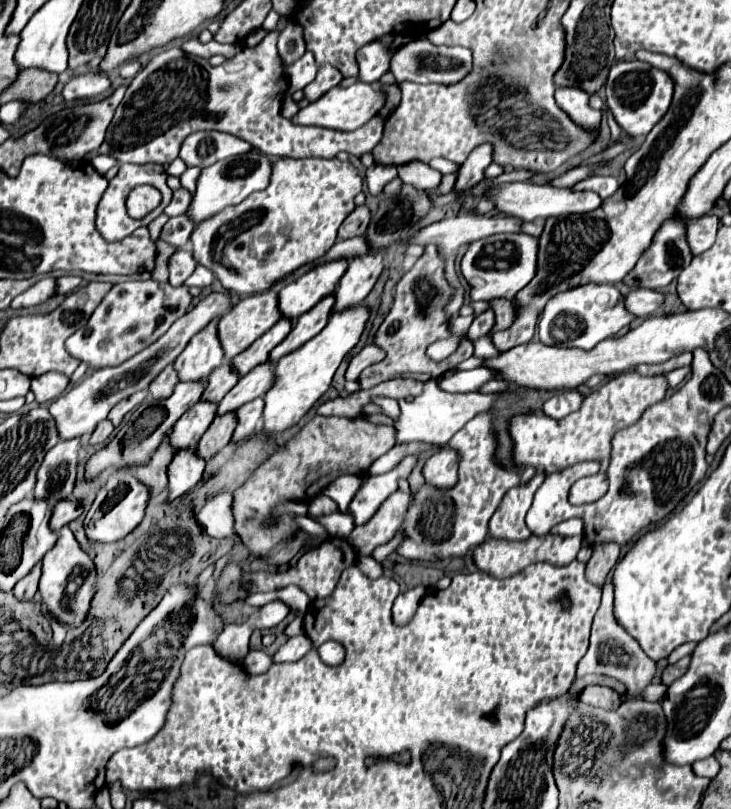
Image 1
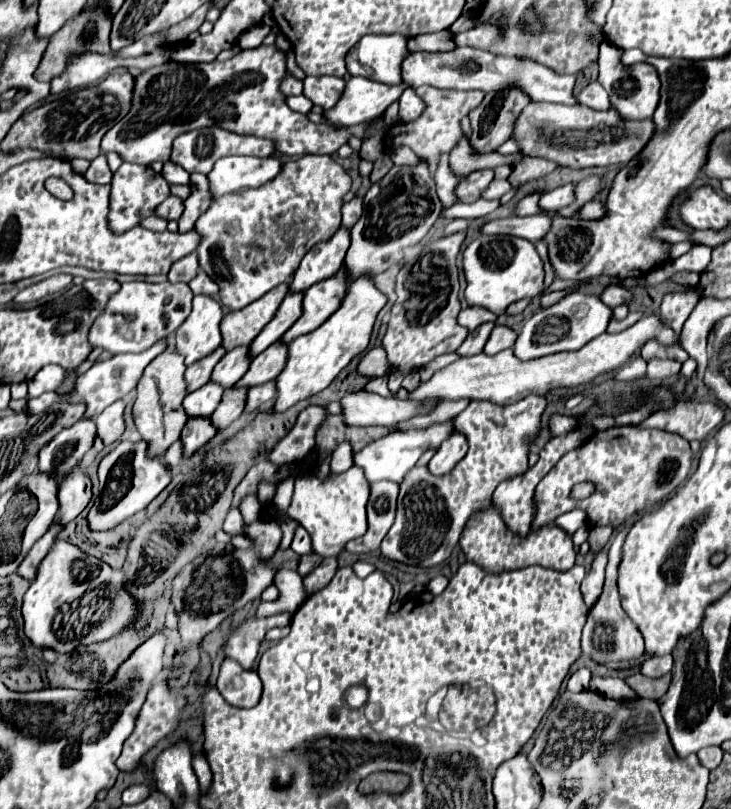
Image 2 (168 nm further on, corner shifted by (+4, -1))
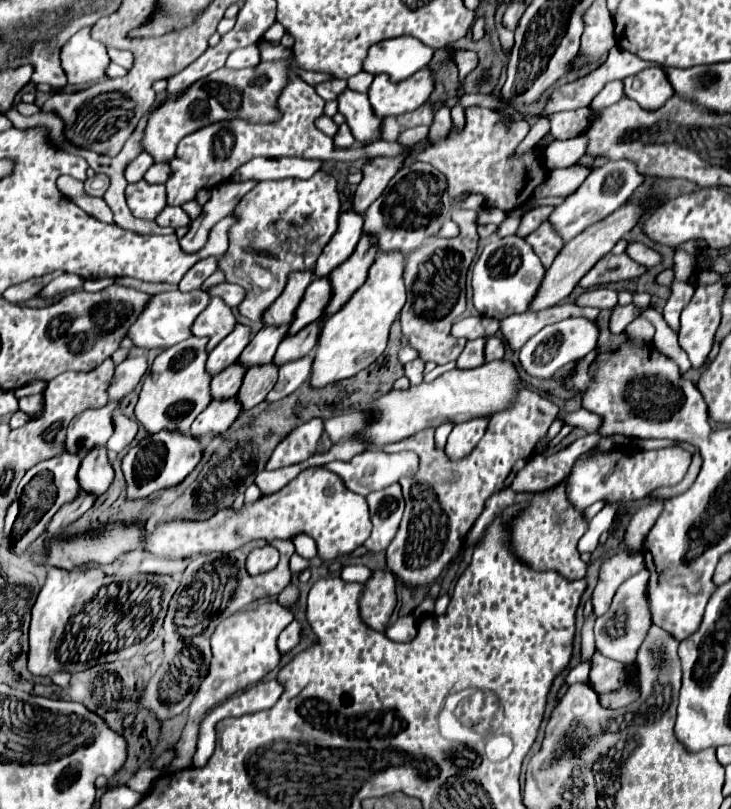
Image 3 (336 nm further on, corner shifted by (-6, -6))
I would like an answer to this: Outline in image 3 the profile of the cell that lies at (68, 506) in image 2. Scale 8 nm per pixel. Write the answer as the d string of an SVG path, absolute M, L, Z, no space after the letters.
M95 447L87 453L87 457L81 461L77 481L83 493L95 495L95 497L101 497L109 489L113 481L113 469L107 459L105 447Z

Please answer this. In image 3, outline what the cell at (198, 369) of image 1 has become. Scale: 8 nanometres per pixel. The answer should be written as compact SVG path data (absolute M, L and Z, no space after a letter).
M211 297L209 305L205 311L199 313L199 317L195 319L191 333L195 337L207 337L207 353L211 353L235 327L235 317L231 307L227 307L223 303L223 299L219 297Z

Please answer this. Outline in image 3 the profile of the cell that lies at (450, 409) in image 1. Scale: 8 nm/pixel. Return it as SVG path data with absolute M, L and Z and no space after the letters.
M369 449L357 457L353 457L351 461L333 461L325 465L329 471L337 473L339 477L343 477L343 483L347 485L347 489L355 491L355 493L363 493L369 495L371 491L379 491L387 485L397 483L401 477L411 477L411 473L415 473L419 469L419 457L413 451L401 451L401 453L385 453L379 449Z

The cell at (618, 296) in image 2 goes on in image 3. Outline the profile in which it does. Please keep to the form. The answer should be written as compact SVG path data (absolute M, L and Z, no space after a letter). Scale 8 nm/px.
M593 289L583 293L577 301L581 307L597 307L597 309L613 309L617 305L617 291L613 289Z

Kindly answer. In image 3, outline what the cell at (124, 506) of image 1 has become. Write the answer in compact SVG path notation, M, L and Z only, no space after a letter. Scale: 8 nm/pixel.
M155 433L139 441L135 447L127 451L121 463L121 471L125 479L125 497L129 501L145 499L151 493L159 493L179 485L199 463L201 449L203 447L199 445L199 441L195 441L195 437L181 433Z

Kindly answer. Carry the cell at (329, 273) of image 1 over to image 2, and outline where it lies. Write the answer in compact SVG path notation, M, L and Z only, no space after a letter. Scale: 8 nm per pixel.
M341 226L329 240L315 244L311 252L305 254L301 266L297 268L291 282L291 292L305 292L319 280L333 276L341 268L347 248L349 248L349 230L345 226Z

